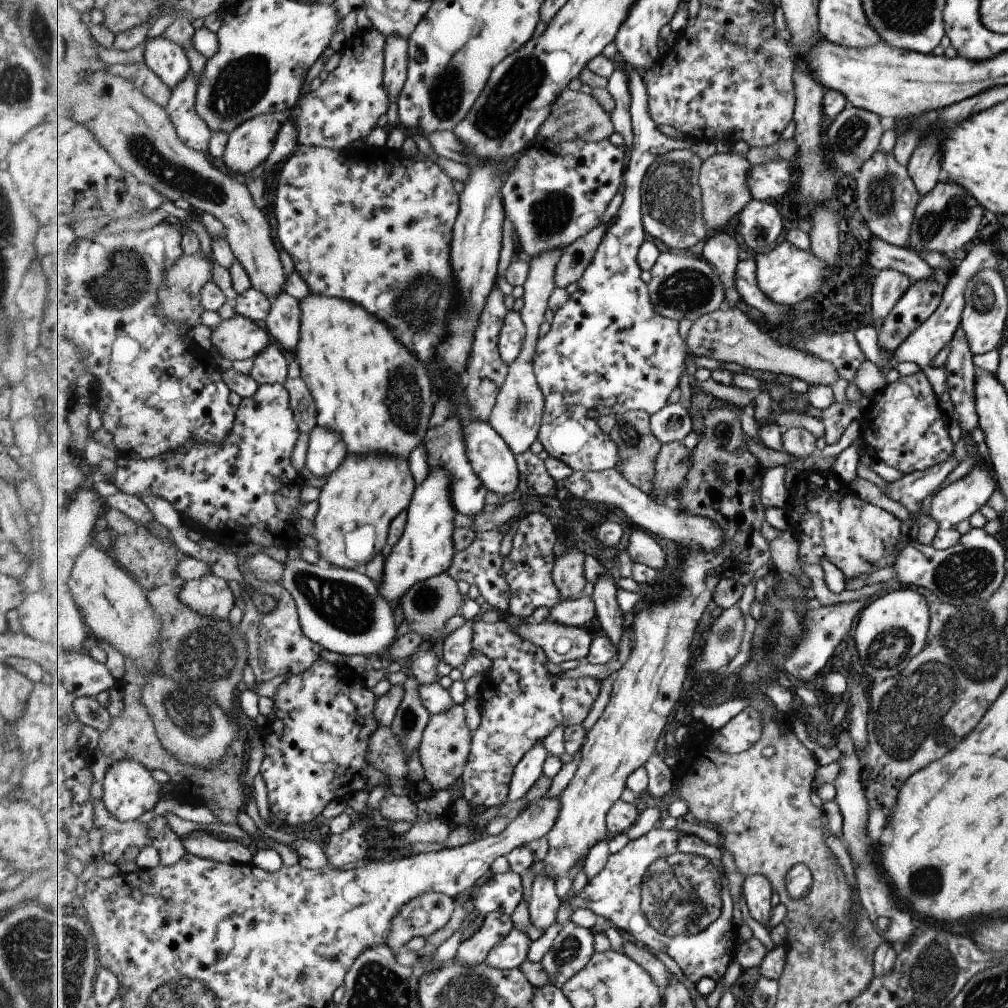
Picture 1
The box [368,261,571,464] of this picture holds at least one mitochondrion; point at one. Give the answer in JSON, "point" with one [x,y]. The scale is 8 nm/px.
{"point":[402,400]}

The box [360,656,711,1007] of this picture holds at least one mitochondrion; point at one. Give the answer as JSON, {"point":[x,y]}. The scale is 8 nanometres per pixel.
{"point":[569,948]}

